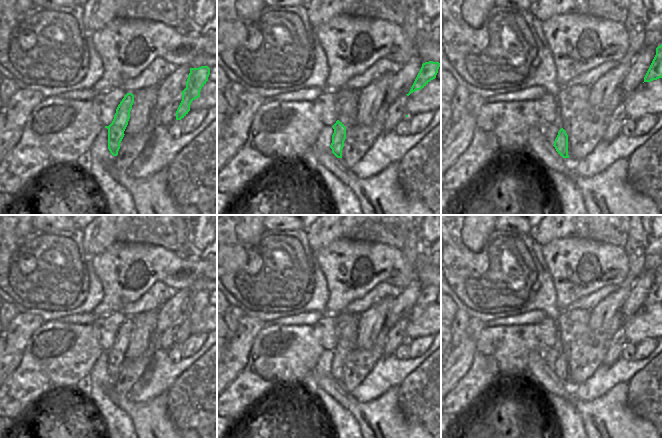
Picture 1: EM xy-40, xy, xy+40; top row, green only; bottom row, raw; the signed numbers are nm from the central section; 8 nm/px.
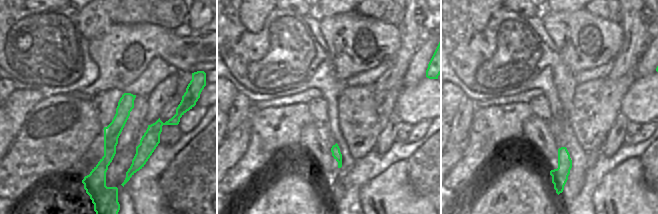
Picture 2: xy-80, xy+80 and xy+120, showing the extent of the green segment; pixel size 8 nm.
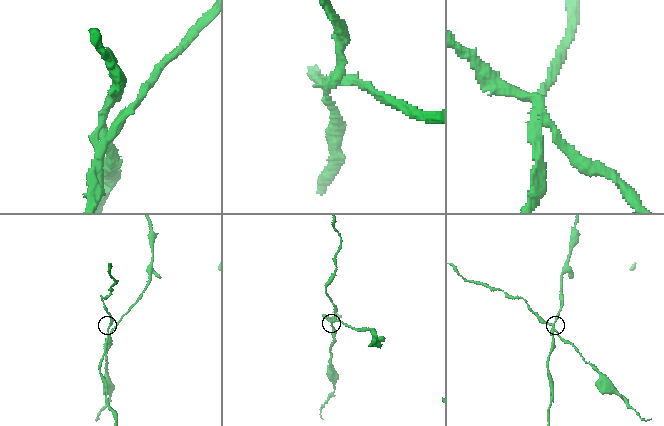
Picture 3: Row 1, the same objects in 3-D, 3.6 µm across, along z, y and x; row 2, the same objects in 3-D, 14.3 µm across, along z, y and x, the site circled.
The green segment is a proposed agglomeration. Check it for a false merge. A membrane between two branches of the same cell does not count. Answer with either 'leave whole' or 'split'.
leave whole

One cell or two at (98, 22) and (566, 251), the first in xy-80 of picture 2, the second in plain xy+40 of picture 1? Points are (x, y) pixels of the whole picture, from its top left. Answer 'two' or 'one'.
two

